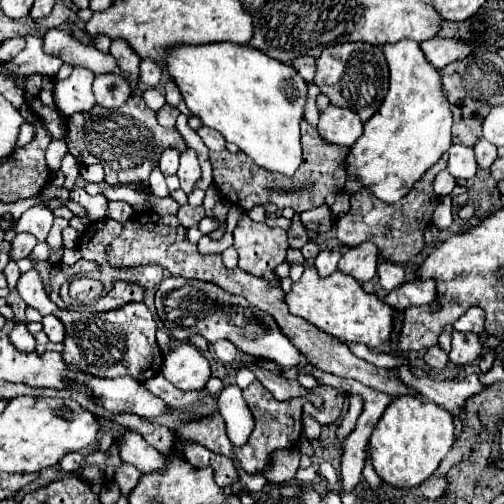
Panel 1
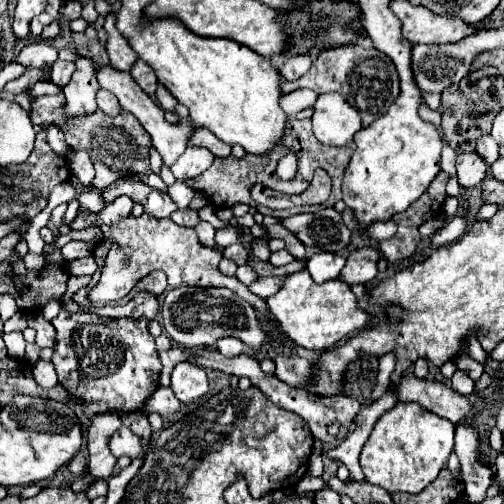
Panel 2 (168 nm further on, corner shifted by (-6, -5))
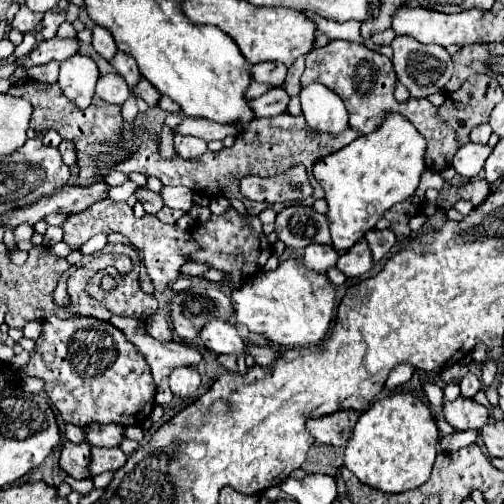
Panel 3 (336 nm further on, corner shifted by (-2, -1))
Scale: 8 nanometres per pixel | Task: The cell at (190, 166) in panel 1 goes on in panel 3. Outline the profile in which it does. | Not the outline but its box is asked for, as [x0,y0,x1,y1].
[174,136,206,158]

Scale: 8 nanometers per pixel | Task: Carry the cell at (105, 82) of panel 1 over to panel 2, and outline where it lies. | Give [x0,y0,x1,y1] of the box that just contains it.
[96,90,122,116]

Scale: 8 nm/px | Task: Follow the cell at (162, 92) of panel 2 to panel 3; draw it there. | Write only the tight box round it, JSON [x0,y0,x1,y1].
[134,80,160,106]

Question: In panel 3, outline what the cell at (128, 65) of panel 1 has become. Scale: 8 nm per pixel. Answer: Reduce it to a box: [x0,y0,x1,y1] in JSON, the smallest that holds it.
[92,26,116,60]

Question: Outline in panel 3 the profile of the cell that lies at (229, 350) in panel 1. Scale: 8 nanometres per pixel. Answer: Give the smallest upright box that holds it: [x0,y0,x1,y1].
[200,320,248,374]

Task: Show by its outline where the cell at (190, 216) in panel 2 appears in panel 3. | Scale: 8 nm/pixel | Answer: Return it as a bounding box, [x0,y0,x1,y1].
[156,206,184,224]

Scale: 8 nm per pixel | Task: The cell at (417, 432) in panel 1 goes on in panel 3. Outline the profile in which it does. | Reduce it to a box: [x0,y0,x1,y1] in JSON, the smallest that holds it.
[344,392,438,494]

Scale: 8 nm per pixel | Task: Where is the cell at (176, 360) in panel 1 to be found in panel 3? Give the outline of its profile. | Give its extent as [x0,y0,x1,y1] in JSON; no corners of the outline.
[170,366,200,398]

